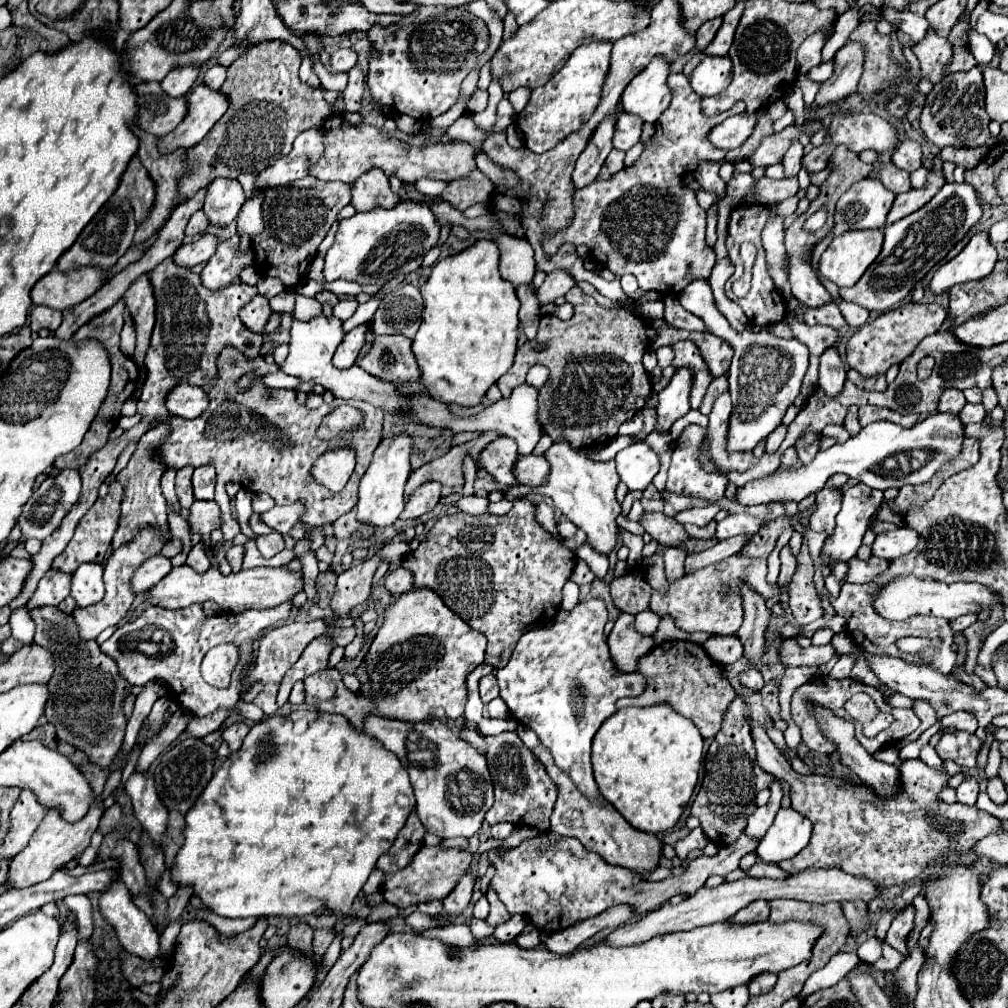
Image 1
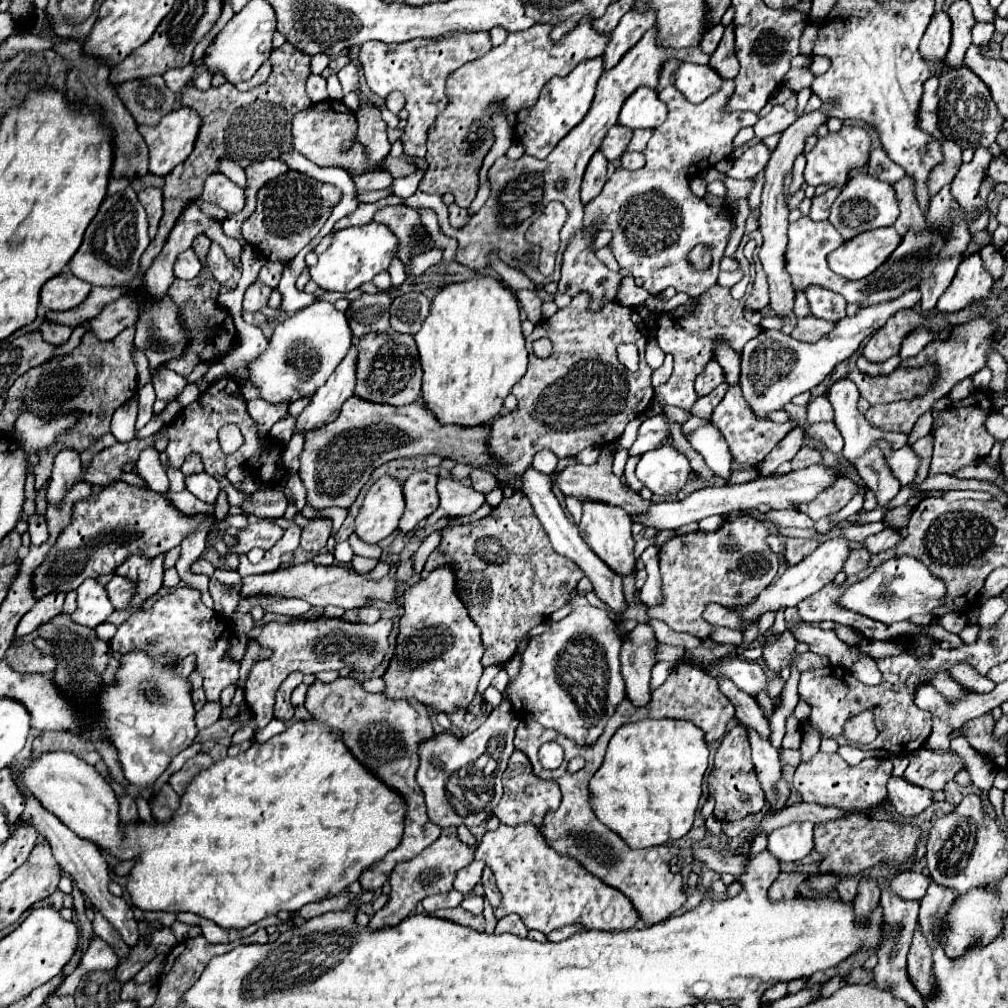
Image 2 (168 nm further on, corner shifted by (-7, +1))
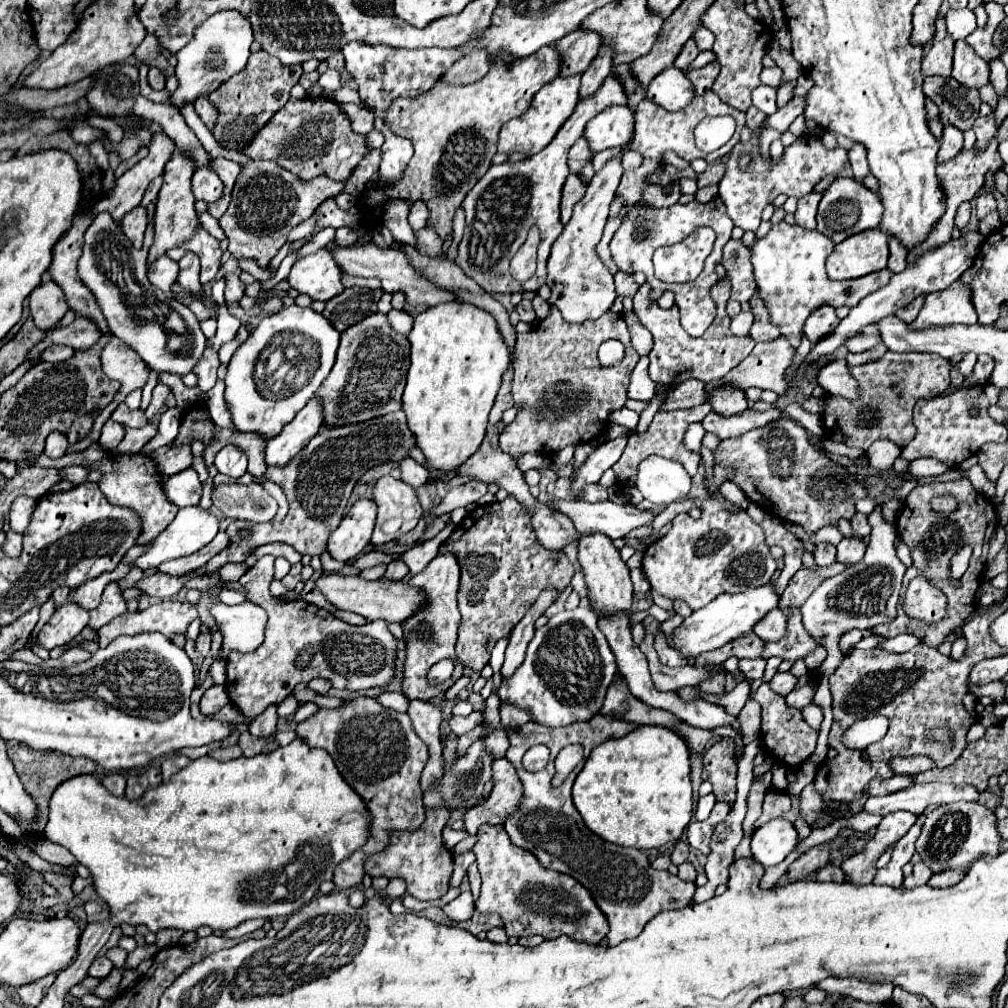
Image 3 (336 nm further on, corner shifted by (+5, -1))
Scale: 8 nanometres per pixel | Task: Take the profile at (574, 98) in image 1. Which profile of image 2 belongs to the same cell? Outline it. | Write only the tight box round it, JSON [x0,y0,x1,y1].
[515,58,603,158]

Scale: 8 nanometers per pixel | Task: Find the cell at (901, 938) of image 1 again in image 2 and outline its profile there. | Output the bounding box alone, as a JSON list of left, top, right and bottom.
[907,930,933,998]

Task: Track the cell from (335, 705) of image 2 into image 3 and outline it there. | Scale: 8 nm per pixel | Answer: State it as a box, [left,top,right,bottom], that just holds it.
[295,698,427,890]

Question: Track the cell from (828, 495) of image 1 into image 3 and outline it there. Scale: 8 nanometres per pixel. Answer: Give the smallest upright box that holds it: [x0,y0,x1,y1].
[705,416,869,534]

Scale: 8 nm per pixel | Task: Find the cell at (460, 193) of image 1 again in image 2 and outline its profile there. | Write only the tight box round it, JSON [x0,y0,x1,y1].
[419,18,611,208]

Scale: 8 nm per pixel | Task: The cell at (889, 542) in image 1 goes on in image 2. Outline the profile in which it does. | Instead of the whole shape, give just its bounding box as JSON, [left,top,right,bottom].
[863,528,903,554]

